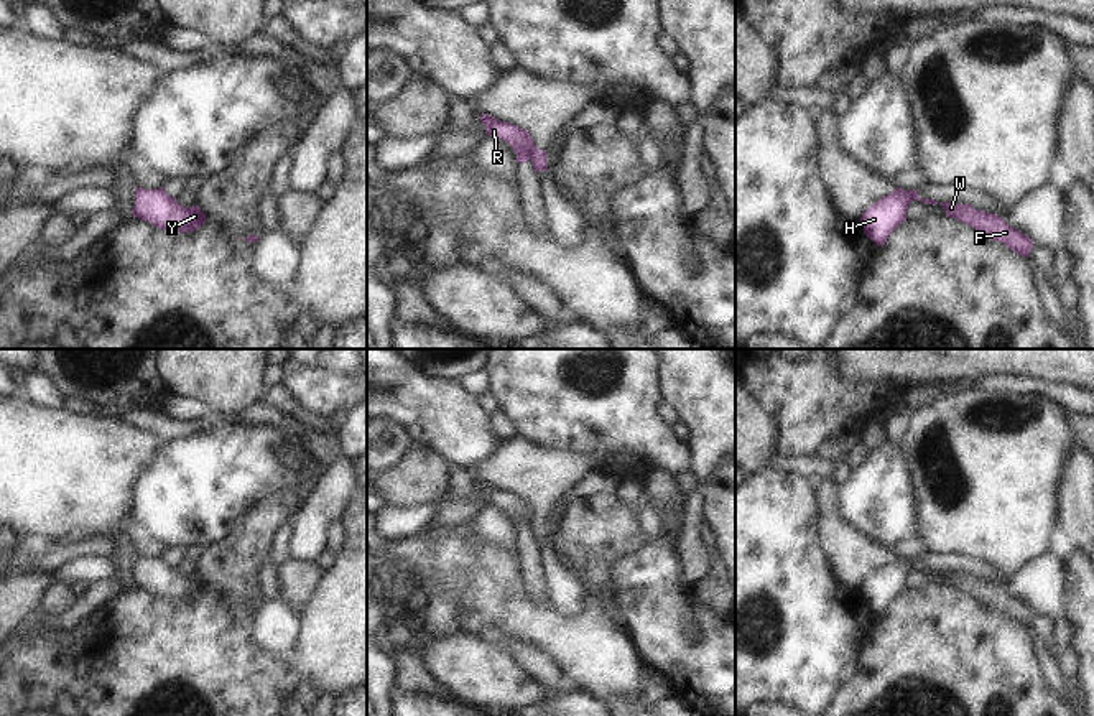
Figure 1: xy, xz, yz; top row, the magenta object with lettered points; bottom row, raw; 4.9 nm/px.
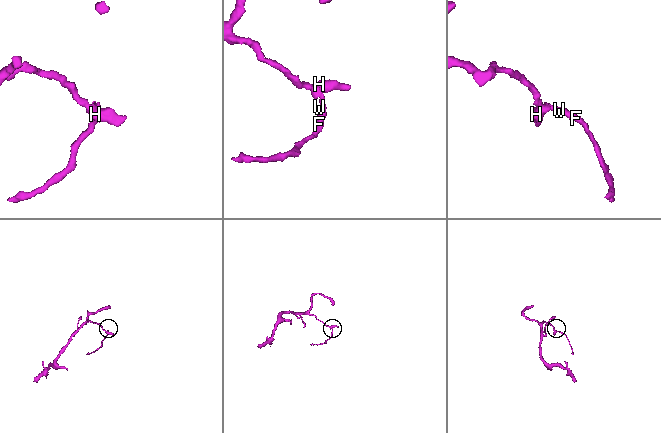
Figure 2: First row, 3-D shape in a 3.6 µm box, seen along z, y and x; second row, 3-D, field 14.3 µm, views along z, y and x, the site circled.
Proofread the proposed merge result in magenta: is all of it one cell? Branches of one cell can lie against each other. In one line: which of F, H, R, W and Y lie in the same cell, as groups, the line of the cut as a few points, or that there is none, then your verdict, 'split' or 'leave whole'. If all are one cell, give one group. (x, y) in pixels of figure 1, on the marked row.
F W / H R Y | xz (533, 142), (530, 158) | split

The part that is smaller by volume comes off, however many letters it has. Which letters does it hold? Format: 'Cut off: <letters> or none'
Cut off: F, W

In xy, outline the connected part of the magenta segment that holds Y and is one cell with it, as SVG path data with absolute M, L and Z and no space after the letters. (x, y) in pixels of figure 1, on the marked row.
M138 186L132 216L171 232L192 232L206 222L206 214L199 206L183 207L161 189Z

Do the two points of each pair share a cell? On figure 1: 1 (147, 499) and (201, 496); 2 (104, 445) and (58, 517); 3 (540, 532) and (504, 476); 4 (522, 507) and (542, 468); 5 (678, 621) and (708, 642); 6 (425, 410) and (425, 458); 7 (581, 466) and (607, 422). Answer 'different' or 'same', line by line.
1: same
2: same
3: same
4: different
5: same
6: different
7: different

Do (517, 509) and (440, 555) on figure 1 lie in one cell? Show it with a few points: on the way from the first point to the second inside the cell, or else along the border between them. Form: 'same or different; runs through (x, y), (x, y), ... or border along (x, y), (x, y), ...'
different; border along (489, 504), (500, 506), (512, 517), (519, 552)

